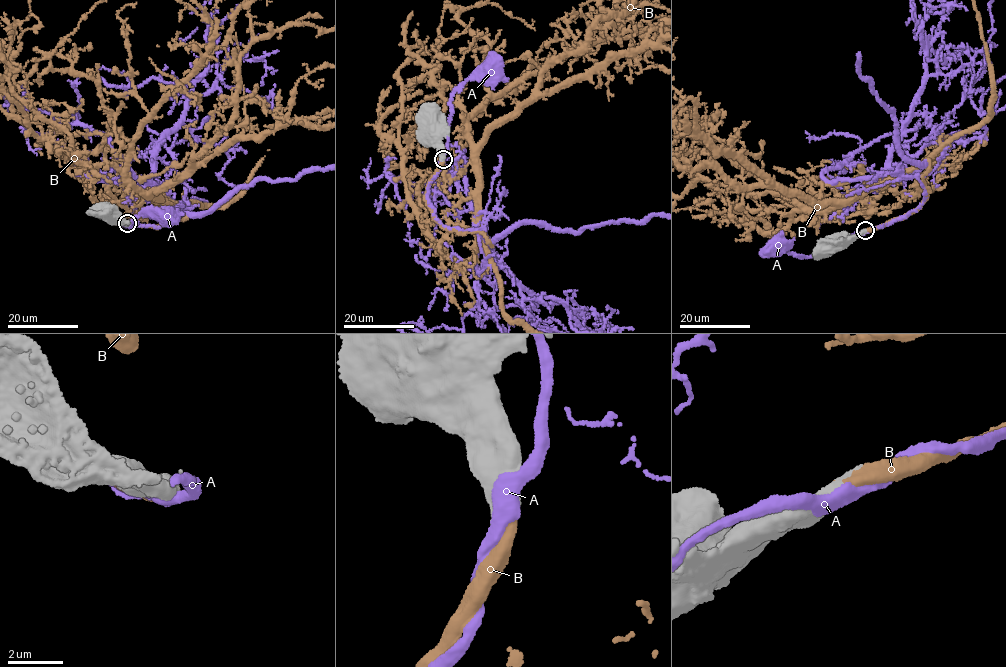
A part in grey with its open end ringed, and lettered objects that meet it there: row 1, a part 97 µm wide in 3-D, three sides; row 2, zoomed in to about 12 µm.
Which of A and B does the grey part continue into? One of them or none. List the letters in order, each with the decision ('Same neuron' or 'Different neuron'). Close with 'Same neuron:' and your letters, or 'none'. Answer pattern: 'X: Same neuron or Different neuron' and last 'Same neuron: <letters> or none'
A: Different neuron
B: Same neuron
Same neuron: B

